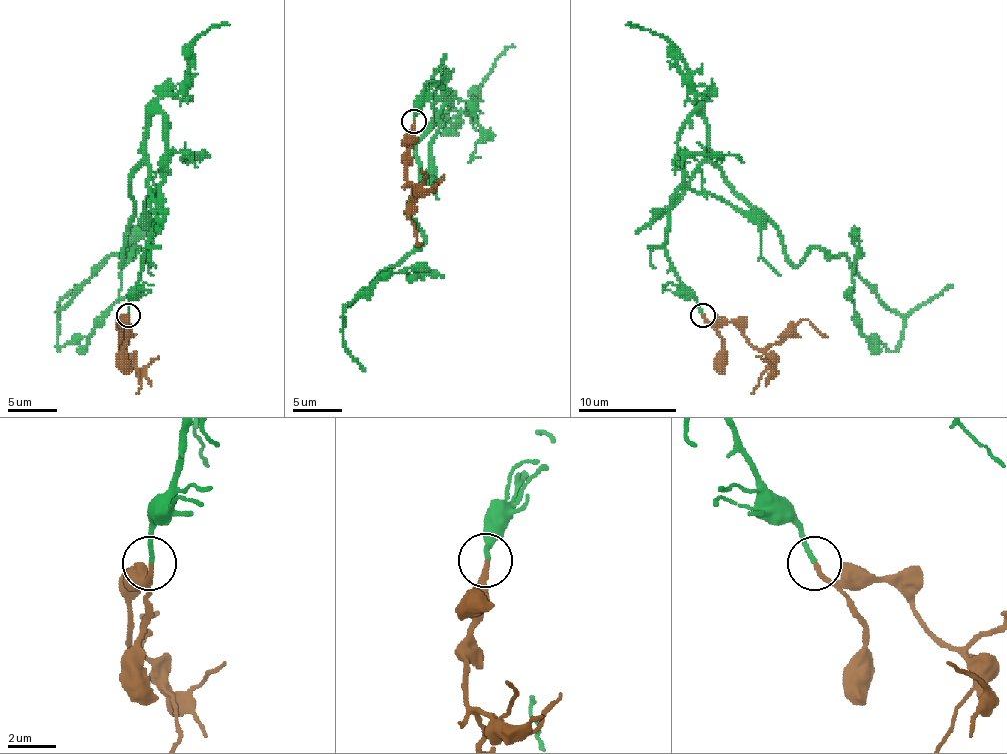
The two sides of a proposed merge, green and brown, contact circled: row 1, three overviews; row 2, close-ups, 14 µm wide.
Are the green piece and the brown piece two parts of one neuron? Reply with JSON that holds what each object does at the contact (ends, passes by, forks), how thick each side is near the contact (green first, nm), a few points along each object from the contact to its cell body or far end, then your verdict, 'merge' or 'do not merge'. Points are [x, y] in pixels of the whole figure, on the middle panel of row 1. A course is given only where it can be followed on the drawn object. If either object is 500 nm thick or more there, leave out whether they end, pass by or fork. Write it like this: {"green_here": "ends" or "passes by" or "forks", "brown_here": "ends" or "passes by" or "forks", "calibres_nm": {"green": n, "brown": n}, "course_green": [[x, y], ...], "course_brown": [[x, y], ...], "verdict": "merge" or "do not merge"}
{"green_here": "ends", "brown_here": "ends", "calibres_nm": {"green": 180, "brown": 190}, "course_green": [[414, 120], [431, 84], [443, 88], [416, 142], [407, 214], [424, 241], [343, 322], [377, 280], [443, 277]], "course_brown": [[414, 120], [407, 177], [412, 196], [412, 221], [419, 246]], "verdict": "merge"}

